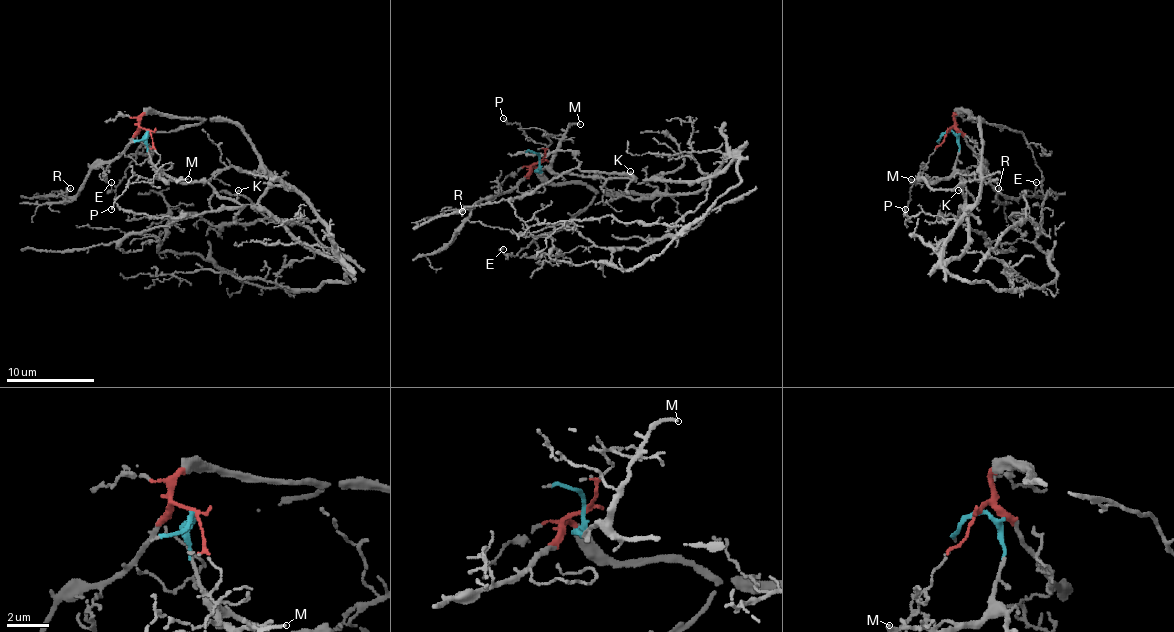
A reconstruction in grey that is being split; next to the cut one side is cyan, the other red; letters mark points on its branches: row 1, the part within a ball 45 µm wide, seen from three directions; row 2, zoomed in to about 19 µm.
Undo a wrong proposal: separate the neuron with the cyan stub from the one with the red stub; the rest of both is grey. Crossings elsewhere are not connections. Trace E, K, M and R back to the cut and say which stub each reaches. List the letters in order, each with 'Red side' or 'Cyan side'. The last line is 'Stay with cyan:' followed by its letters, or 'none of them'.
E: Red side
K: Cyan side
M: Cyan side
R: Red side
Stay with cyan: K, M

